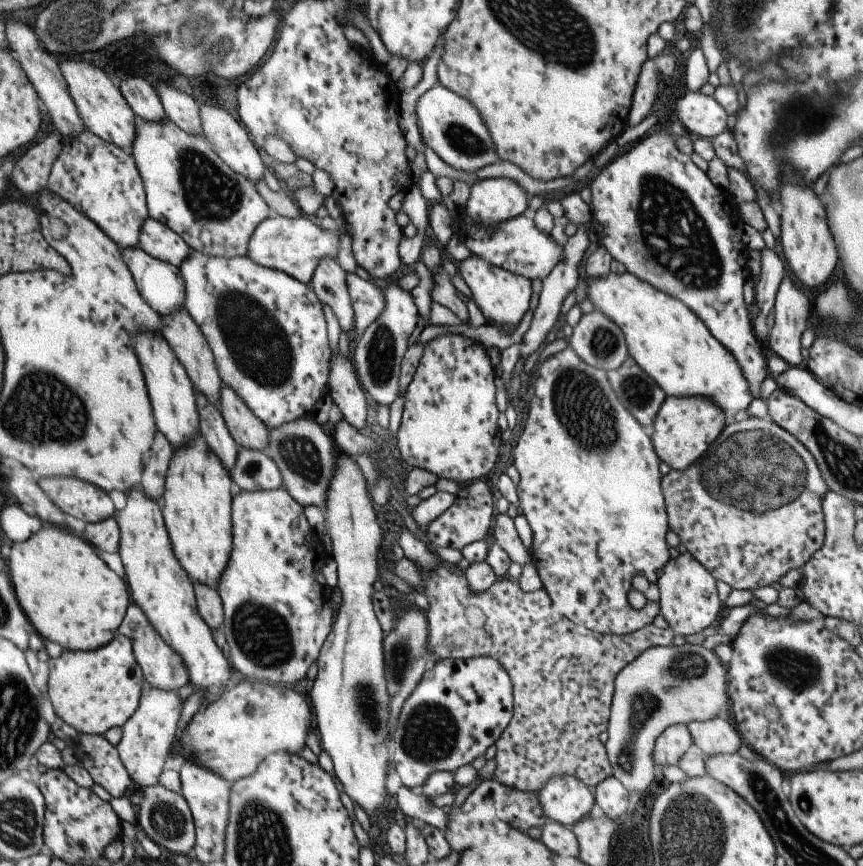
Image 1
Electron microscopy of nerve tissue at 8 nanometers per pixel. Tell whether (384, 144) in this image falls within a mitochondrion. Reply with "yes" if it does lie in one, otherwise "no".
no

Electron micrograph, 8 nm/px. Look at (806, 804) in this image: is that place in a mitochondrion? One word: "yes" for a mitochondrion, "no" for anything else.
yes

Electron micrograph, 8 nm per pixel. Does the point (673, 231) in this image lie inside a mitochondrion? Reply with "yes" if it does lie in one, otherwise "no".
yes

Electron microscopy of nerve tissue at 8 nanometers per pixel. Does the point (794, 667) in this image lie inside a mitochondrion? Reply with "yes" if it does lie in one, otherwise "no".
yes

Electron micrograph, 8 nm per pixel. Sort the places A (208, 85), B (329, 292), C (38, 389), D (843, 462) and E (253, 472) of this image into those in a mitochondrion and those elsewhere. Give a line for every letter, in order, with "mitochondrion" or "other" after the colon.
A: other
B: mitochondrion
C: mitochondrion
D: mitochondrion
E: mitochondrion

